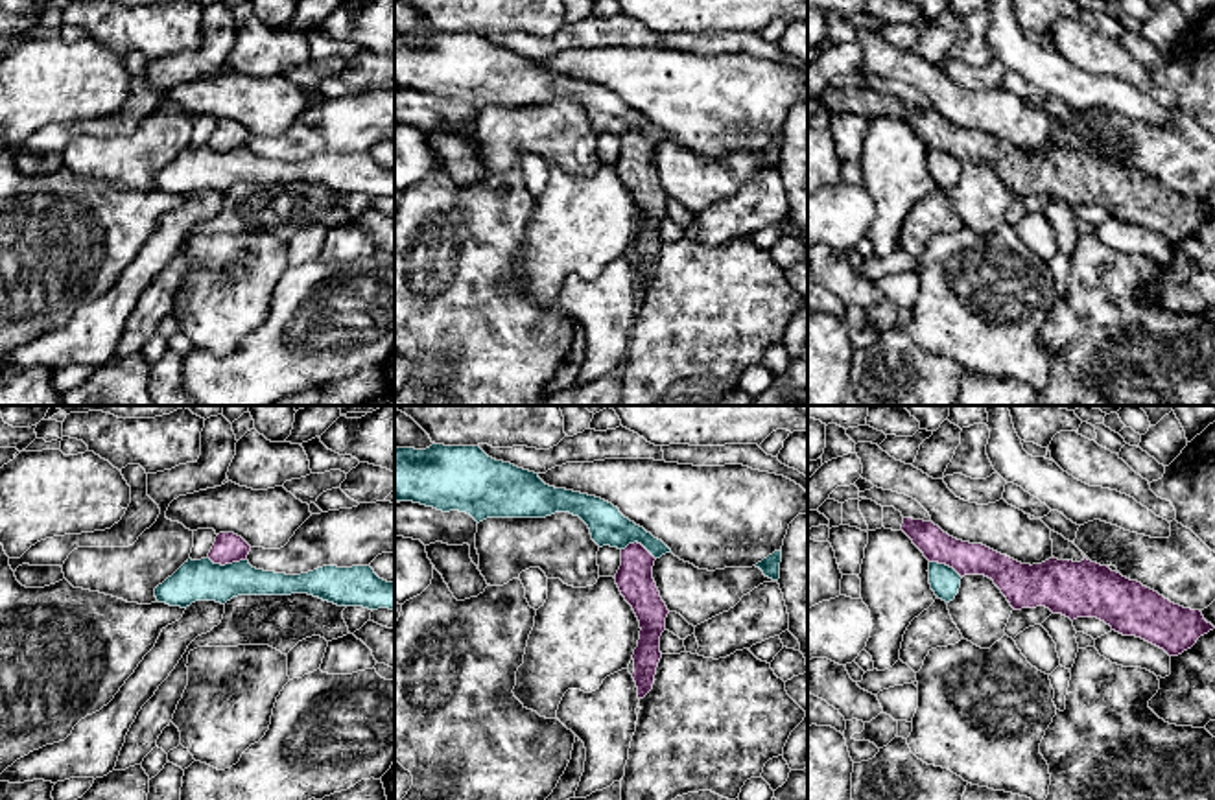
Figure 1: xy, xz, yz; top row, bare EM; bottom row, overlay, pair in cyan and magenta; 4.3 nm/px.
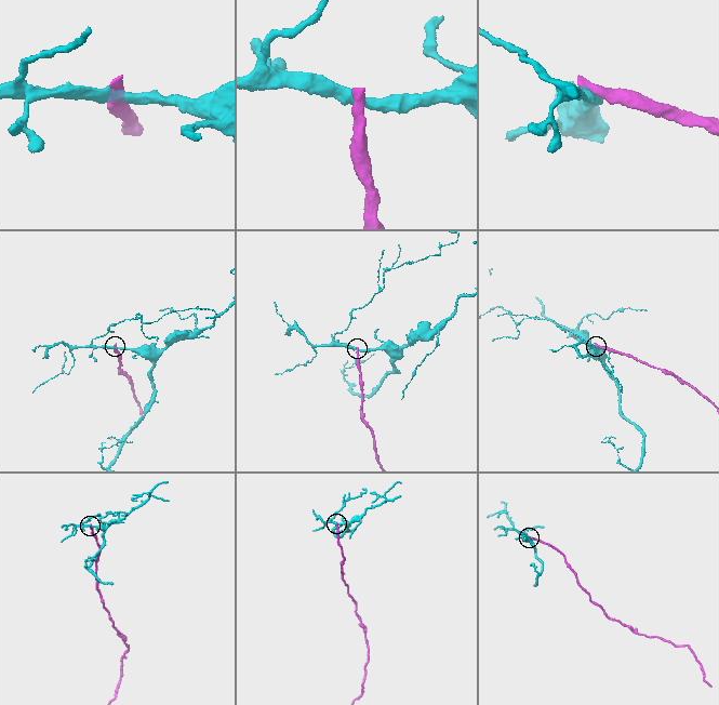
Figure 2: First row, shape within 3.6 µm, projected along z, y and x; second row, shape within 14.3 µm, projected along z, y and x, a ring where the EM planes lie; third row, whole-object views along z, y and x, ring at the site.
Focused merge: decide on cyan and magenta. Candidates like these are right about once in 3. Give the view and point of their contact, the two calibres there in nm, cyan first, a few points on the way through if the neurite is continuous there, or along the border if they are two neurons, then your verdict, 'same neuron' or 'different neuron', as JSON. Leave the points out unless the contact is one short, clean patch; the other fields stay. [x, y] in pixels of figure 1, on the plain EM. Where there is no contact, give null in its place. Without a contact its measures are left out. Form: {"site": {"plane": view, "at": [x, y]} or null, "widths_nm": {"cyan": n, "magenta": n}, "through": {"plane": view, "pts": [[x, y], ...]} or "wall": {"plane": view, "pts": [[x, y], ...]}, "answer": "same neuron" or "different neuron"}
{"site": {"plane": "xy", "at": [227, 152]}, "widths_nm": {"cyan": 180, "magenta": 130}, "wall": {"plane": "xy", "pts": [[209, 144], [220, 152], [244, 148]]}, "answer": "different neuron"}

